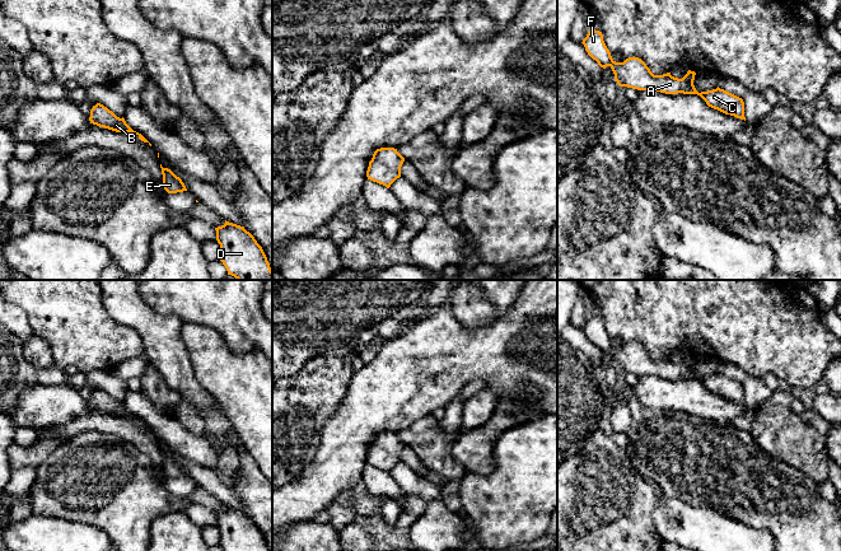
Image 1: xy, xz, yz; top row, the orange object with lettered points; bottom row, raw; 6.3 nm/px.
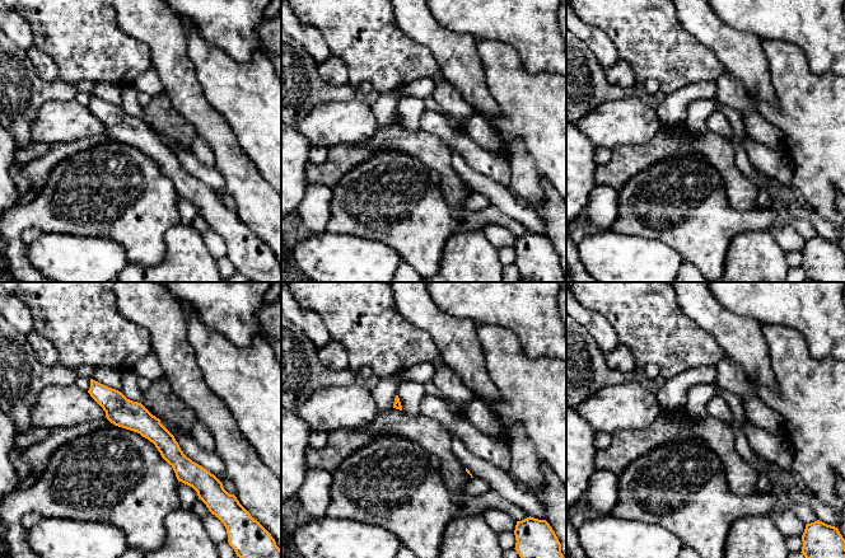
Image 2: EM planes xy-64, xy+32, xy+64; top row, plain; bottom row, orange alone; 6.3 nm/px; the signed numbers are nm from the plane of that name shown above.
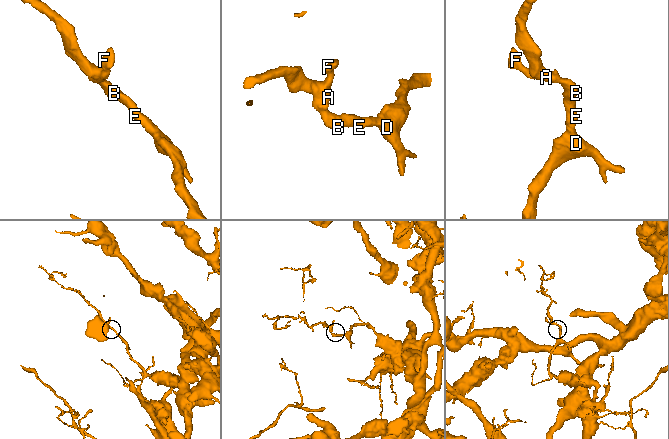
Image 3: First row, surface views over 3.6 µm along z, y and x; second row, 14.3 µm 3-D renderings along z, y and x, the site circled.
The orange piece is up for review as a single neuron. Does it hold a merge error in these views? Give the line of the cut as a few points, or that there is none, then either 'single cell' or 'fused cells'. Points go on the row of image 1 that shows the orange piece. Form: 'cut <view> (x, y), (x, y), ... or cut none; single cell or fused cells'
cut none; single cell

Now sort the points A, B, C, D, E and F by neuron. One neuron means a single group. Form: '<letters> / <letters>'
A B C D E F

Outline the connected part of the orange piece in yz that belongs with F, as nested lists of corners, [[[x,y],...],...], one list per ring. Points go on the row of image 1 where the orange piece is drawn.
[[[590,29],[581,42],[588,55],[603,69],[609,66],[615,74],[615,80],[620,87],[637,90],[657,90],[665,94],[697,94],[709,107],[725,115],[744,120],[744,102],[742,98],[720,89],[699,93],[693,85],[695,71],[688,70],[682,78],[674,78],[671,73],[654,75],[646,64],[639,57],[629,57],[623,62],[616,62],[607,48],[603,34]]]

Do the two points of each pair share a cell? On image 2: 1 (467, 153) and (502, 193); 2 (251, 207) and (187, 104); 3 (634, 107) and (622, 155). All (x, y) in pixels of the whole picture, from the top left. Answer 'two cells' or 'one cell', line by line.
1: two cells
2: one cell
3: two cells

